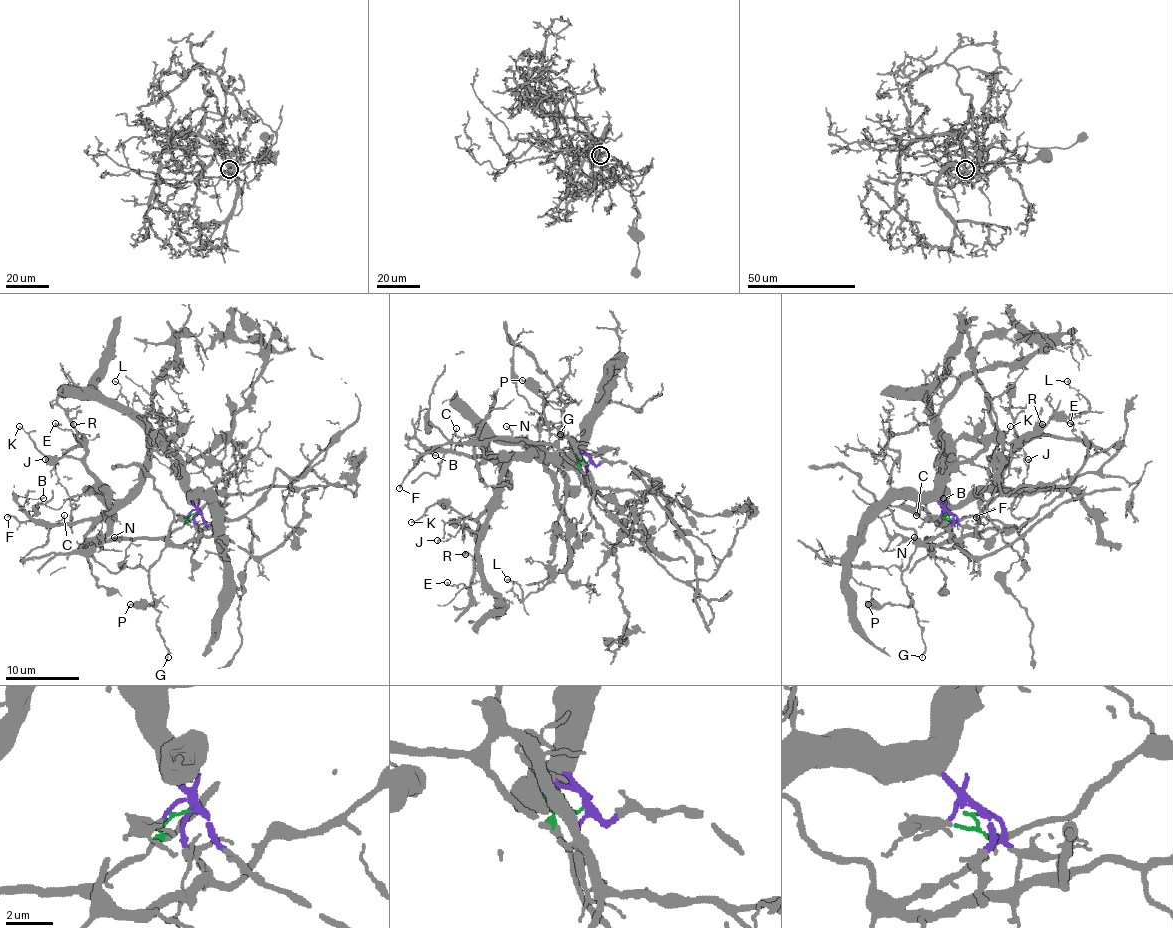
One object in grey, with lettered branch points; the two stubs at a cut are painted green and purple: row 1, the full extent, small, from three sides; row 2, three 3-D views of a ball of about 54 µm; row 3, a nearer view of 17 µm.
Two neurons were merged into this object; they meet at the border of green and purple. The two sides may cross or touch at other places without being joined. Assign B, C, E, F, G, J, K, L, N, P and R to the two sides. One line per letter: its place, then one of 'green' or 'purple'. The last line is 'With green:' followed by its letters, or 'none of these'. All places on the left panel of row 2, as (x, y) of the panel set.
B: place (43, 498); purple
C: place (64, 515); purple
E: place (55, 423); purple
F: place (7, 517); purple
G: place (168, 657); green
J: place (45, 459); purple
K: place (19, 426); purple
L: place (115, 381); purple
N: place (114, 537); green
P: place (130, 604); green
R: place (73, 424); purple
With green: G, N, P

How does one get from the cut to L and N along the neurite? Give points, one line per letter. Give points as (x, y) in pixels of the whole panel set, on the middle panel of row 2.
L: (590, 461), (583, 450), (558, 465), (566, 504), (551, 580), (519, 600), (506, 578)
N: (588, 461), (583, 459), (575, 465), (547, 443), (527, 443), (512, 437), (506, 426)

